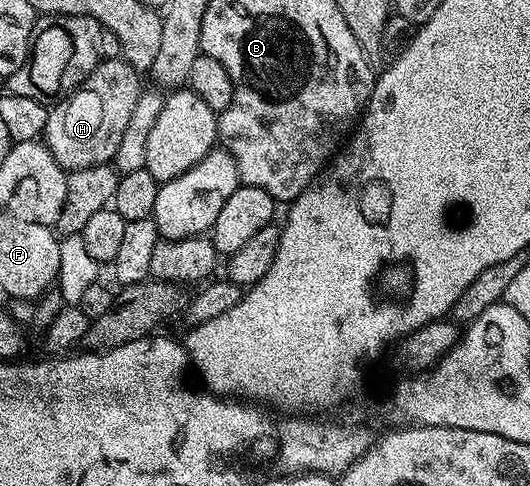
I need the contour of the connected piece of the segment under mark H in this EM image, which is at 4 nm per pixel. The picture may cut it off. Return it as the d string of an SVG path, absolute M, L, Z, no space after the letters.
M122 57L100 61L78 90L60 98L48 109L42 141L53 152L64 170L80 170L90 166L106 166L114 159L117 144L129 125L129 116L137 108L141 89L140 71L134 70Z

